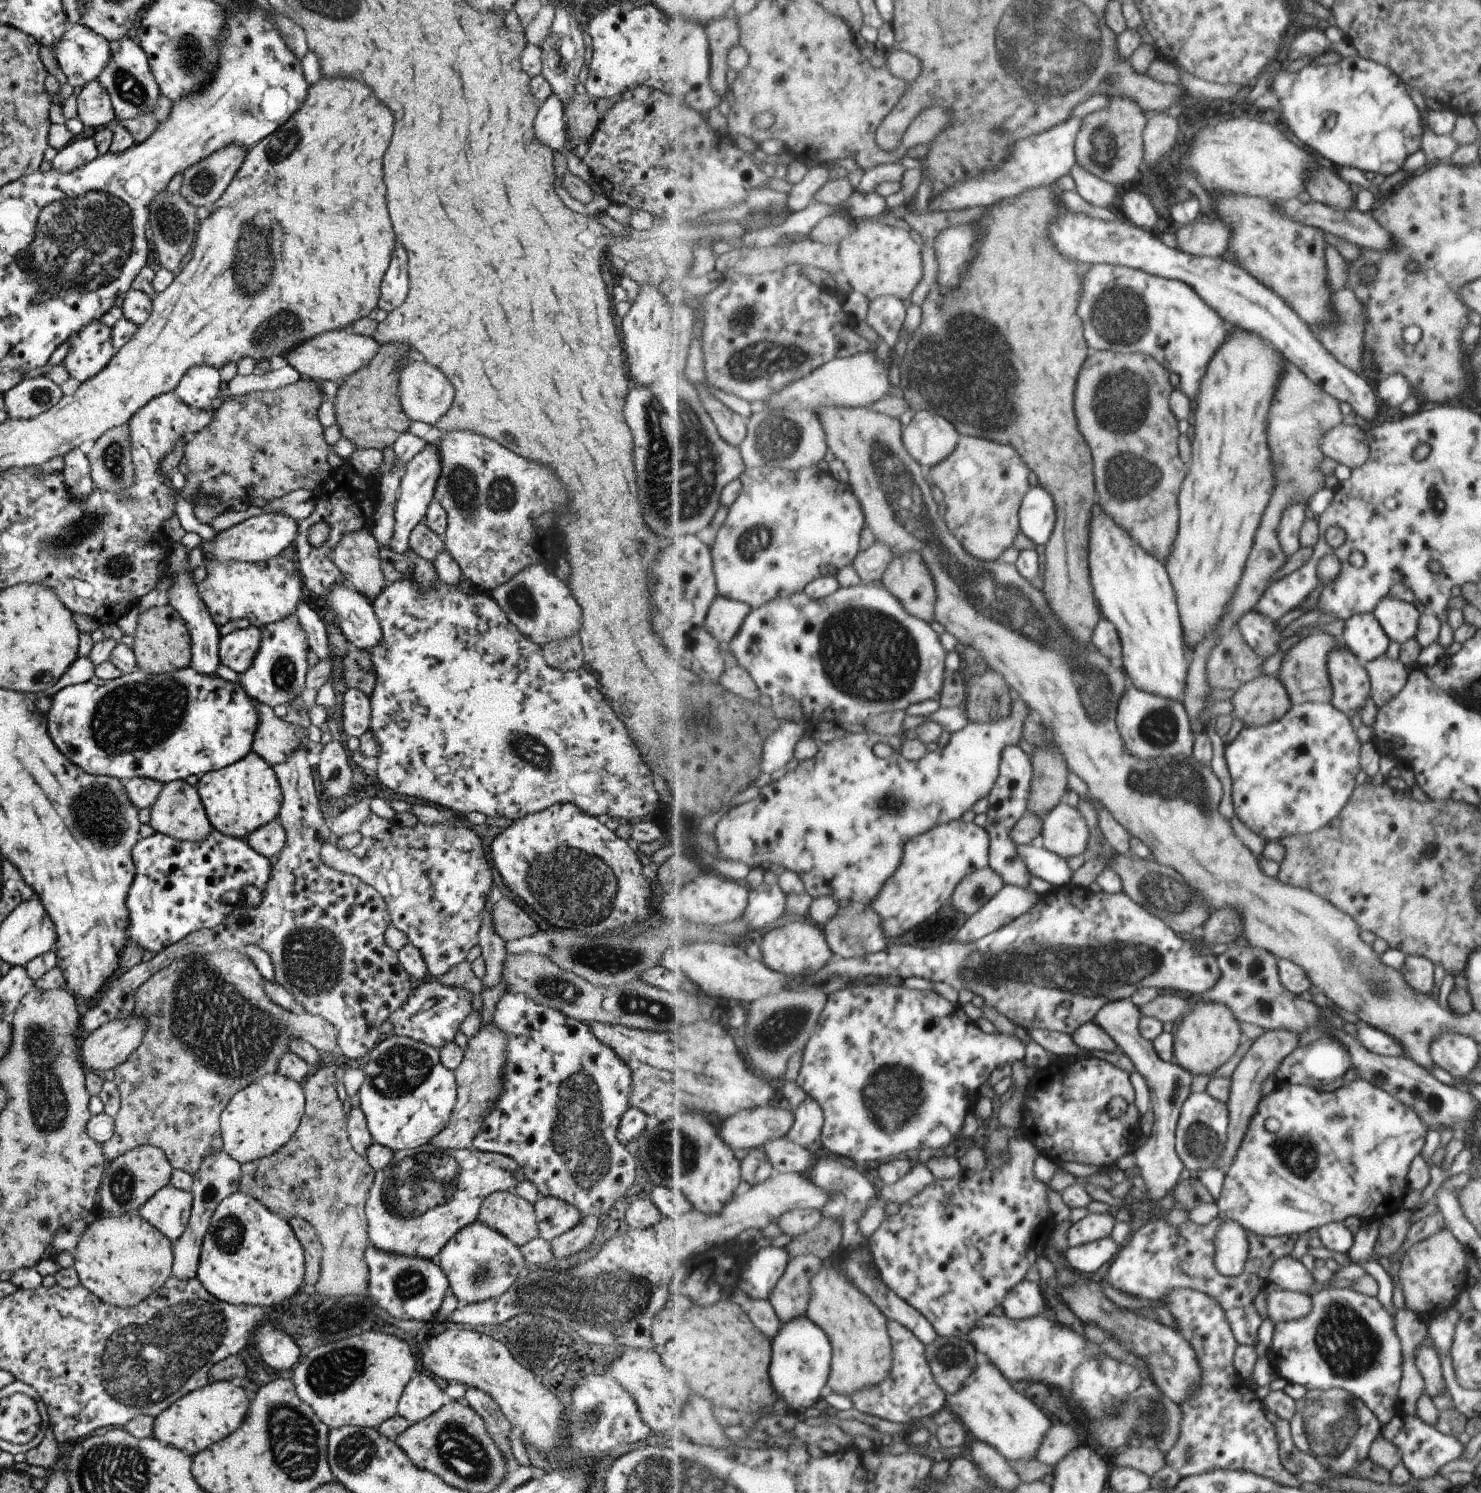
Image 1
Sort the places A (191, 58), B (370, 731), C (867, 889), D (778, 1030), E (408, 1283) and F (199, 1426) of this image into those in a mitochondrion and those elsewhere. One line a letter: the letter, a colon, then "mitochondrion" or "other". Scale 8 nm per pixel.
A: mitochondrion
B: other
C: other
D: mitochondrion
E: mitochondrion
F: other

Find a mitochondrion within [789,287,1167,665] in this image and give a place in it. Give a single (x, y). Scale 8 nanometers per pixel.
(962, 367)

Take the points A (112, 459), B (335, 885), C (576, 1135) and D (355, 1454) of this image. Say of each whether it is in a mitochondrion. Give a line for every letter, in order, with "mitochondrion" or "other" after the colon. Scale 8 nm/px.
A: mitochondrion
B: other
C: mitochondrion
D: mitochondrion

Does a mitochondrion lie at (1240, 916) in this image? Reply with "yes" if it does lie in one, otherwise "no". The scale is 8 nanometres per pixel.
no

